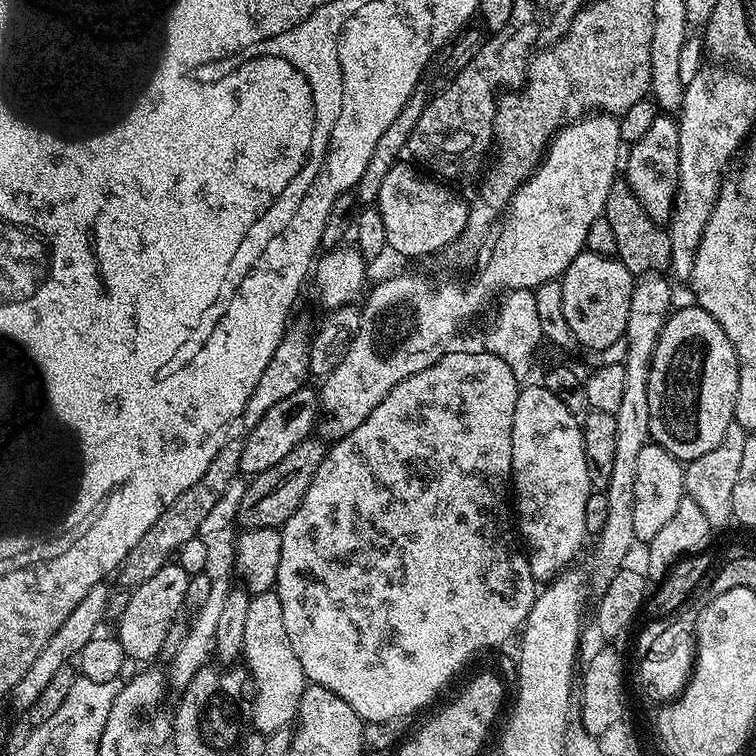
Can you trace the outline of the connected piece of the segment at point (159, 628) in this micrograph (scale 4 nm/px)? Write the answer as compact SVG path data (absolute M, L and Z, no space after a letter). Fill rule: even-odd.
M173 562L162 566L158 574L146 578L146 582L131 589L132 597L124 604L124 613L120 616L120 632L118 631L122 650L129 661L152 660L163 650L176 615L179 614L180 608L185 607L188 577L188 572L182 570L179 562Z

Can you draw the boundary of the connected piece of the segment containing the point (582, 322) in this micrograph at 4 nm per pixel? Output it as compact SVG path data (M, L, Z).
M582 251L570 262L560 280L562 311L573 331L577 345L592 352L612 350L623 341L626 322L630 318L630 294L634 277L616 256L603 256Z

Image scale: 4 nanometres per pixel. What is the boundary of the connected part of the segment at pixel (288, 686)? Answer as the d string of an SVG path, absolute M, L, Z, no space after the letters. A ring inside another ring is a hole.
M275 590L258 592L252 596L250 611L246 614L242 660L248 675L252 677L254 689L250 713L251 727L263 737L289 727L295 721L306 681L302 662L298 662L294 646L290 646L290 638L282 622L282 602Z

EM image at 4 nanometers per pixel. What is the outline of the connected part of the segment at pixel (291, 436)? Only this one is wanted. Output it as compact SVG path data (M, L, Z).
M305 386L290 394L290 398L282 398L266 414L262 414L262 422L254 426L248 435L244 437L242 446L242 460L240 462L241 473L245 477L251 478L270 470L270 466L278 466L294 446L298 446L303 440L309 439L313 435L318 424L320 415L320 398L315 387Z

